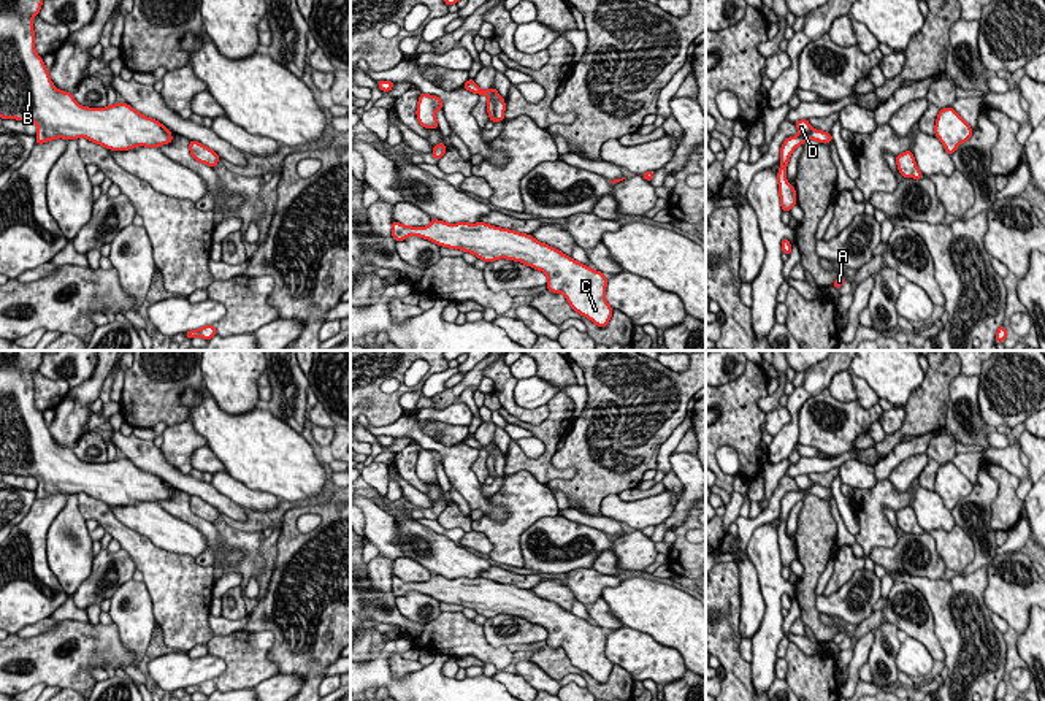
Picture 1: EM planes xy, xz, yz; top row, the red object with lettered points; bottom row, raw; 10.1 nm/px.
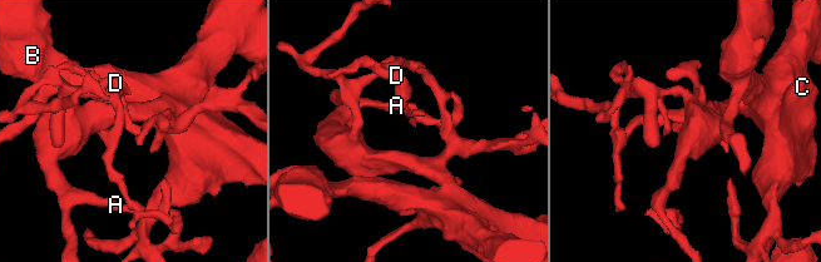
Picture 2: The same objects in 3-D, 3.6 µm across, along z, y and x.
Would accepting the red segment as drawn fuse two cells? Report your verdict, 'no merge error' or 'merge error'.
no merge error

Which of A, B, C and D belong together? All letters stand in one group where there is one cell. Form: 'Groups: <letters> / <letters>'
Groups: A B C D

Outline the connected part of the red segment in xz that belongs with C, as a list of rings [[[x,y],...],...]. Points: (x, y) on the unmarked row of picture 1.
[[[431,574],[427,582],[411,582],[393,576],[392,592],[395,596],[420,592],[438,601],[471,607],[487,619],[500,614],[522,617],[545,628],[547,645],[561,647],[572,666],[590,674],[595,680],[604,684],[612,672],[614,665],[606,657],[606,630],[576,617],[531,590],[485,577],[447,579]]]

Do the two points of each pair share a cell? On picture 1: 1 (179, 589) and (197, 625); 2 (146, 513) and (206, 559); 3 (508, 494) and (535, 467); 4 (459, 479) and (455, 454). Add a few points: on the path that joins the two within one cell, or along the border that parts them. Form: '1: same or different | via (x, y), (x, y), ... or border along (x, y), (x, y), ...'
1: same | via (181, 598), (181, 609), (187, 616)
2: different | border along (183, 520), (206, 540), (195, 559)
3: different | border along (505, 474), (528, 471), (544, 484)
4: same | via (459, 473), (457, 460)

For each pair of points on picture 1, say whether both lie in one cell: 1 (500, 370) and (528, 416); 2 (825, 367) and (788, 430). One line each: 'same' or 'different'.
1: same
2: same

